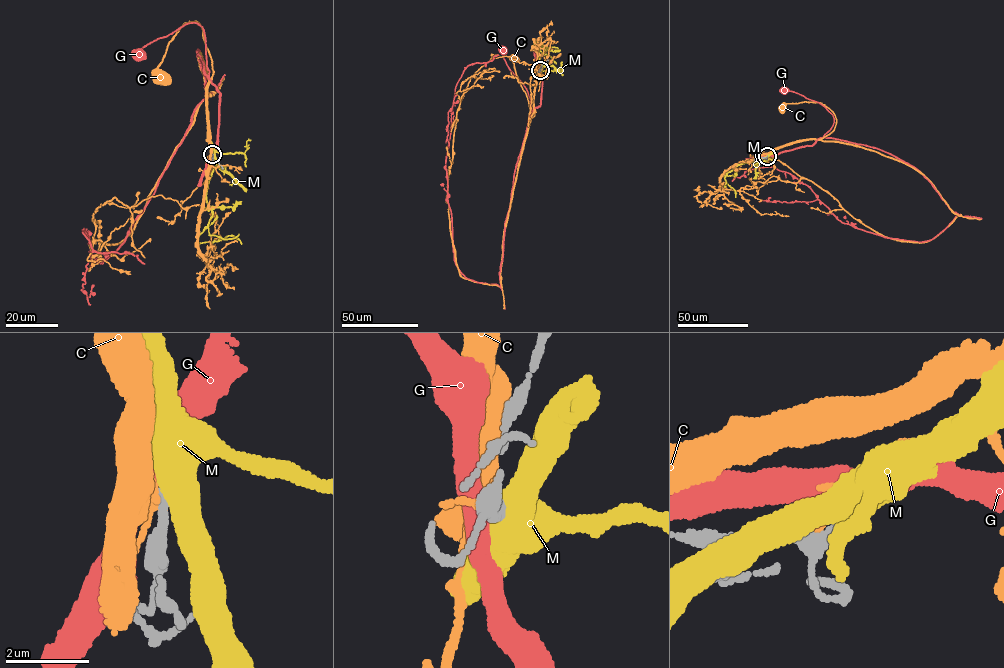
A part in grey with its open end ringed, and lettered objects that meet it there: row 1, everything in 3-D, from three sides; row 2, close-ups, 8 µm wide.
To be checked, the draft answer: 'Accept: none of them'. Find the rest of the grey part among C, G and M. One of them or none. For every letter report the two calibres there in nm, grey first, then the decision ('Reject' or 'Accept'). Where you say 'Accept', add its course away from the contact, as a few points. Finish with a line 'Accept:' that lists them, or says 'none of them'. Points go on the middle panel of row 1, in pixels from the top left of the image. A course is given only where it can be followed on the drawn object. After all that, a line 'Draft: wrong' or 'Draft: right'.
C: Thickness 320 nm (grey) against 140 nm. Reject
G: Thickness 260 nm (grey) against 500 nm. Reject
M: Thickness 280 nm (grey) against 550 nm. Reject
Accept: none of them
Draft: right

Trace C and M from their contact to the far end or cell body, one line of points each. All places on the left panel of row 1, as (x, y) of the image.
C: (212, 155), (206, 110), (213, 70), (197, 22), (184, 23), (167, 46), (158, 67), (159, 80)
M: (213, 154), (215, 166), (205, 195), (212, 217), (197, 241), (211, 242), (230, 235), (241, 244)

